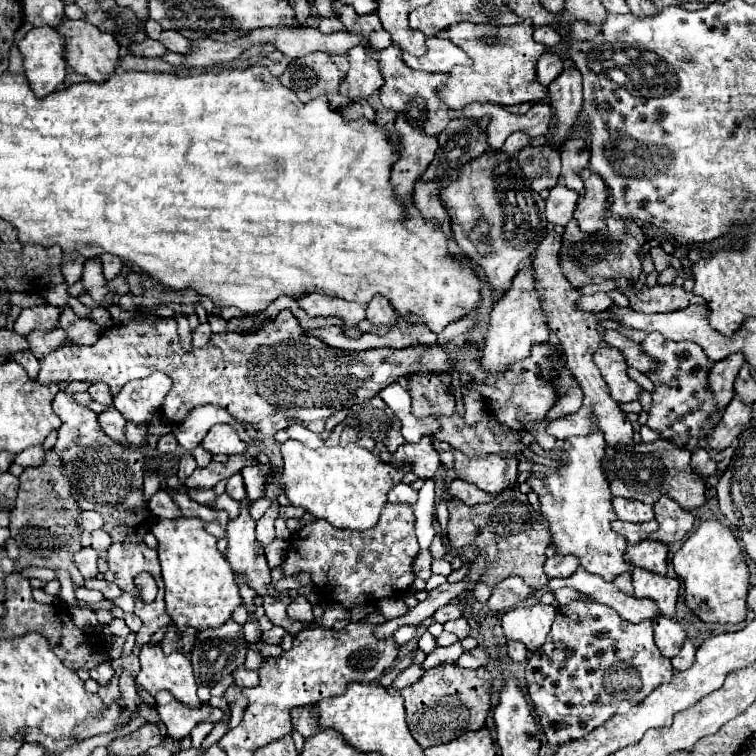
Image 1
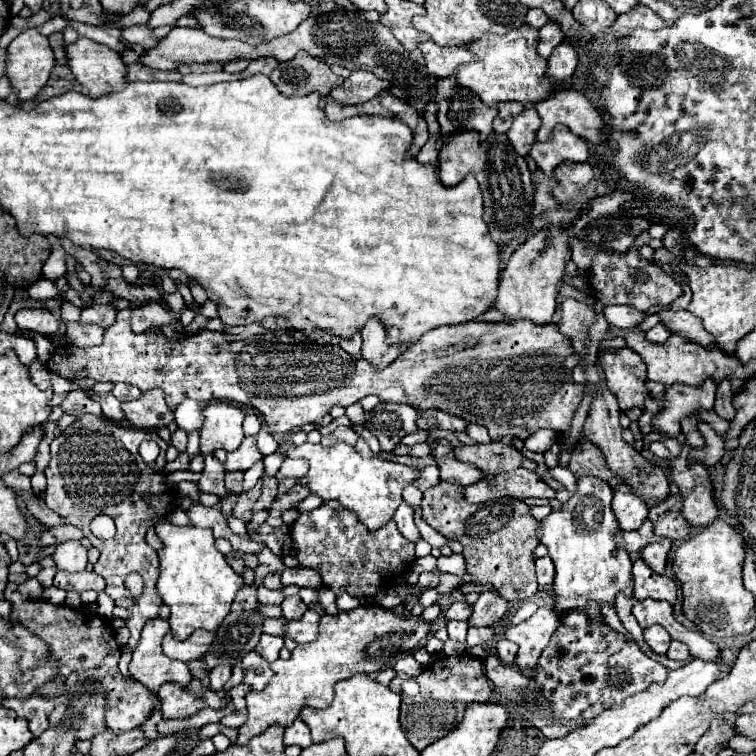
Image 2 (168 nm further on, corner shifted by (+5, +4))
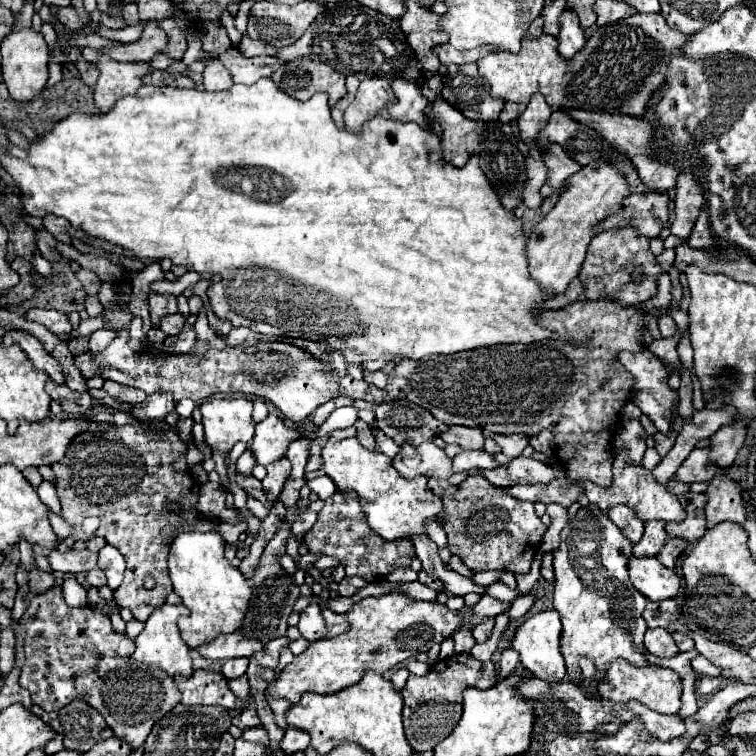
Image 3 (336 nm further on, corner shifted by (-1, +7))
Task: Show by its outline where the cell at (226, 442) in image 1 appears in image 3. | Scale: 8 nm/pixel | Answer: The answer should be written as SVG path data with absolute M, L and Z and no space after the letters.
M209 398L199 406L203 414L203 428L205 428L205 442L213 450L213 460L215 460L215 470L219 472L221 484L227 490L229 488L227 478L227 466L225 458L233 444L237 442L249 442L255 432L255 422L251 418L253 404L247 398Z

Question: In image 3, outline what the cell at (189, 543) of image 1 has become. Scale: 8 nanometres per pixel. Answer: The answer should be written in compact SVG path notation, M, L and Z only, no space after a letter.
M183 532L171 542L169 550L169 578L173 592L181 596L189 608L189 616L179 618L181 638L189 648L197 648L217 632L235 632L241 626L249 596L253 592L253 578L245 576L229 560L225 560L225 542L219 532Z

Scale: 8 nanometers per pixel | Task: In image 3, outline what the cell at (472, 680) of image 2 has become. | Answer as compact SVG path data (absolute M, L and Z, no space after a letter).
M453 654L445 660L437 660L431 666L427 676L409 676L403 694L403 726L405 736L415 752L433 750L435 744L445 740L457 722L461 720L463 712L463 690L465 688L493 688L497 684L497 672L491 660L479 662L471 654Z

